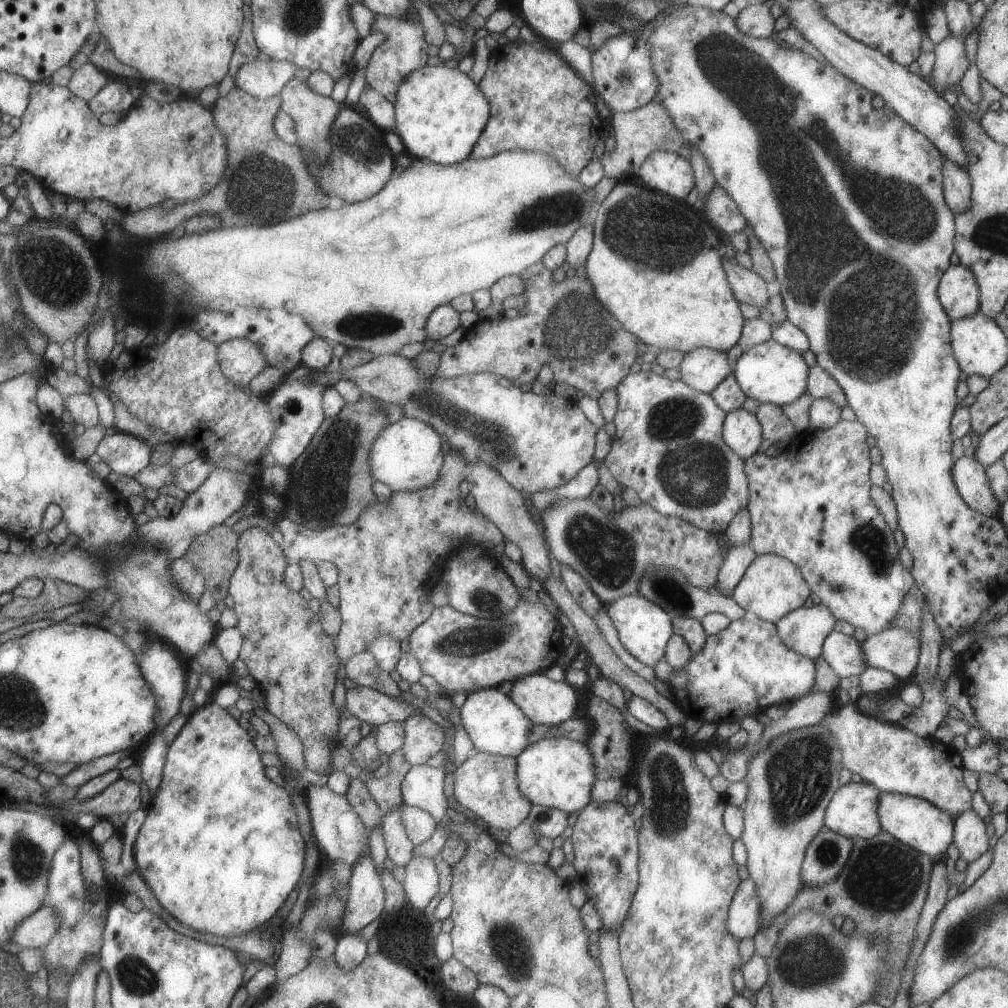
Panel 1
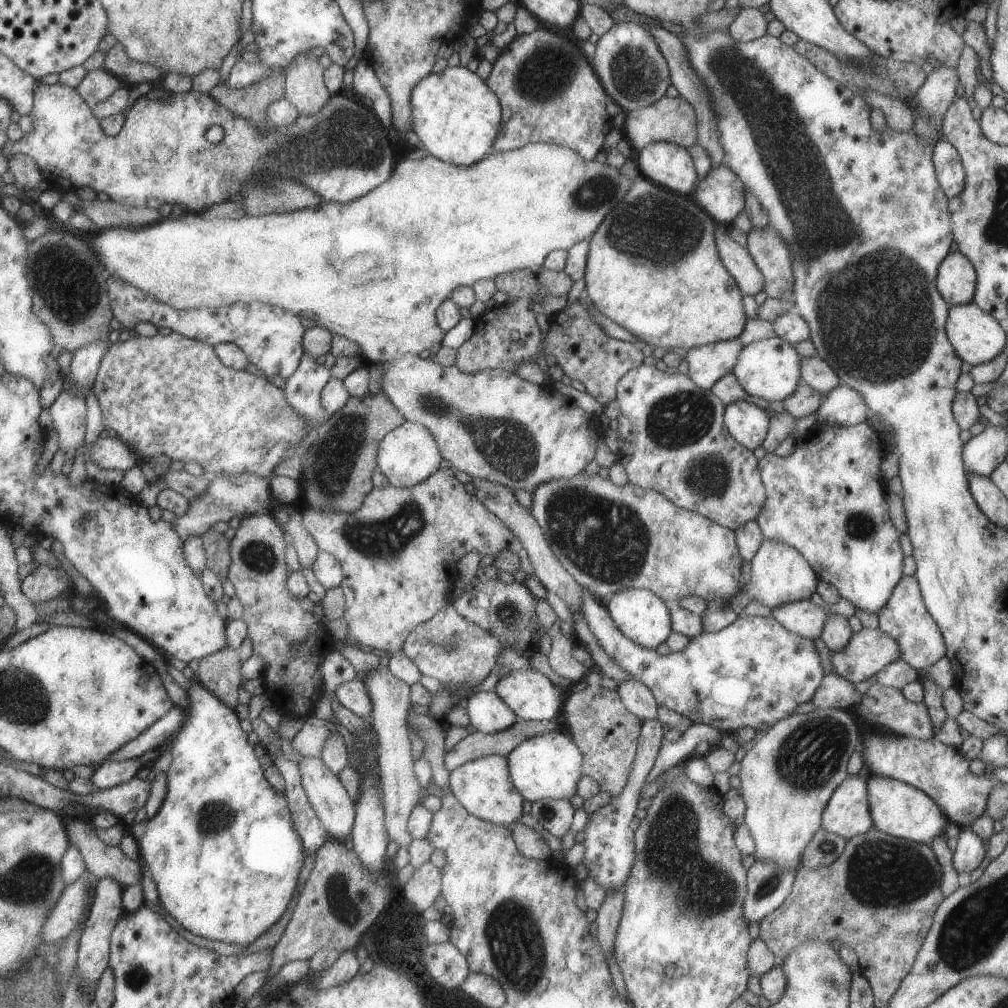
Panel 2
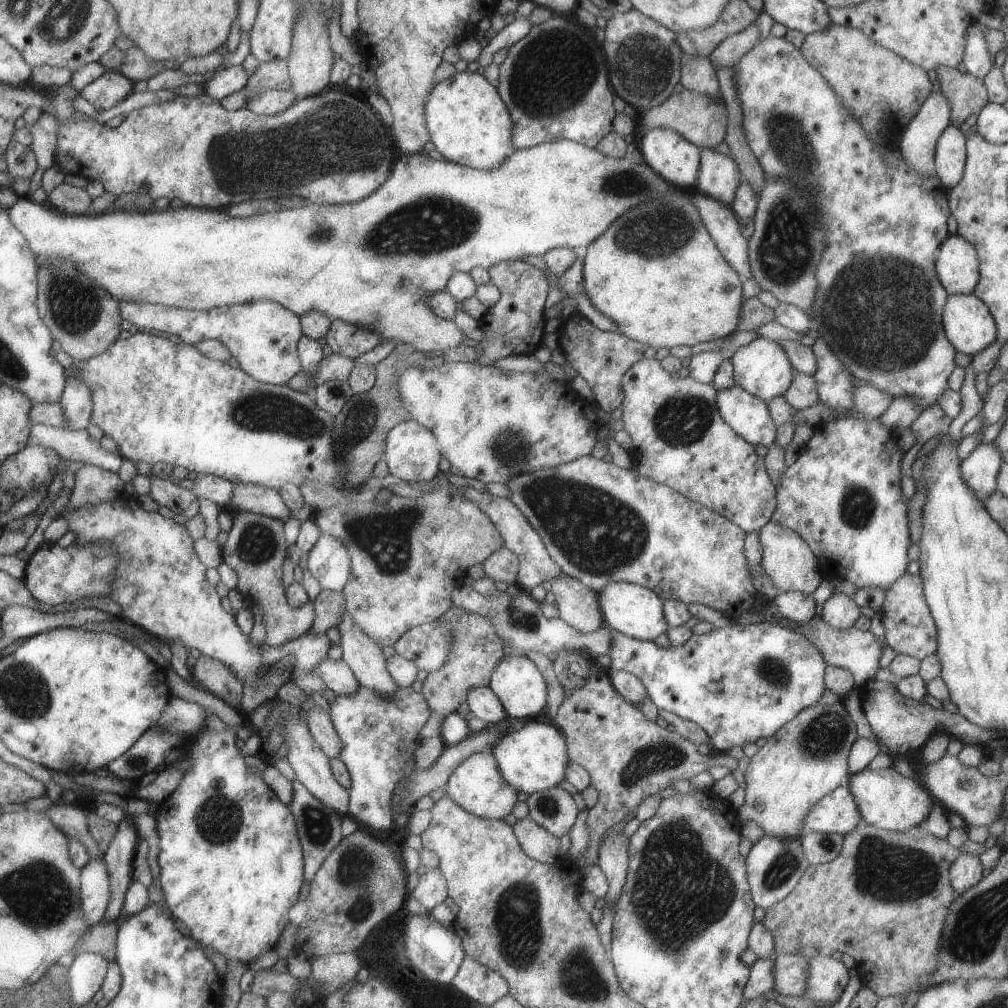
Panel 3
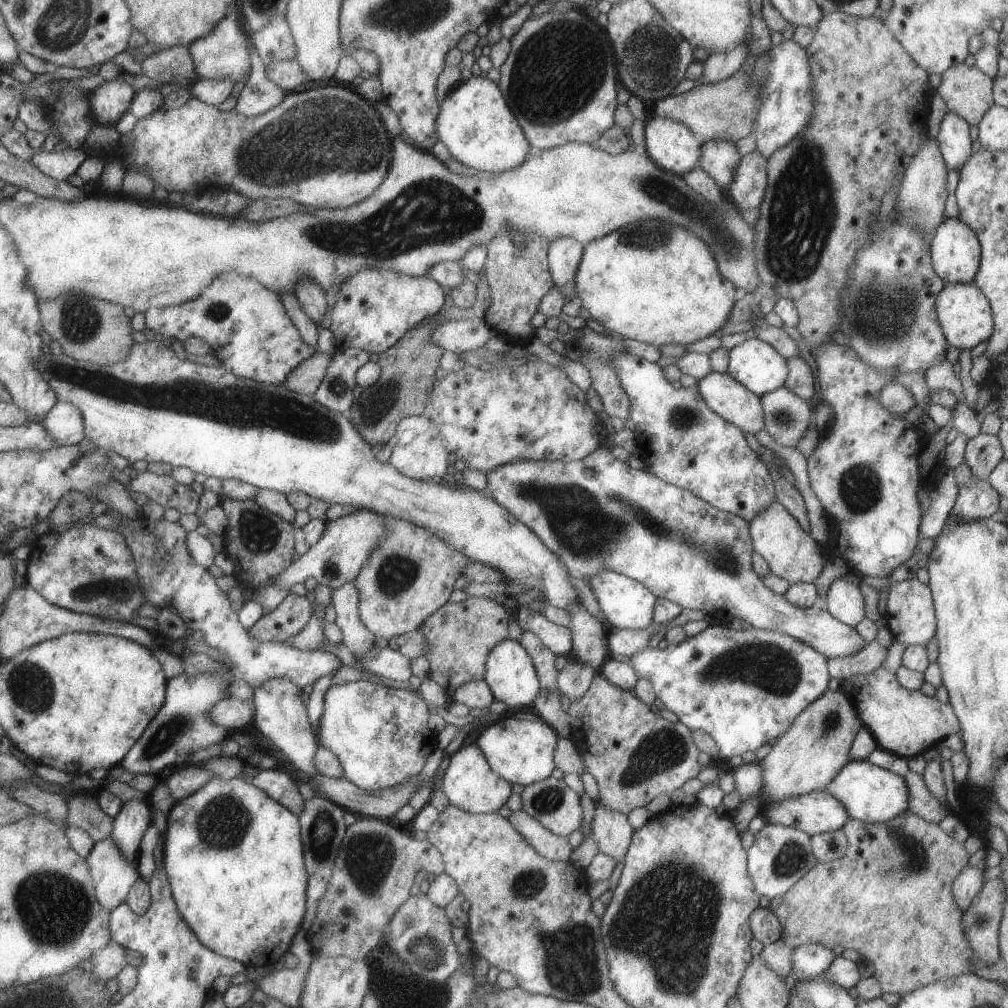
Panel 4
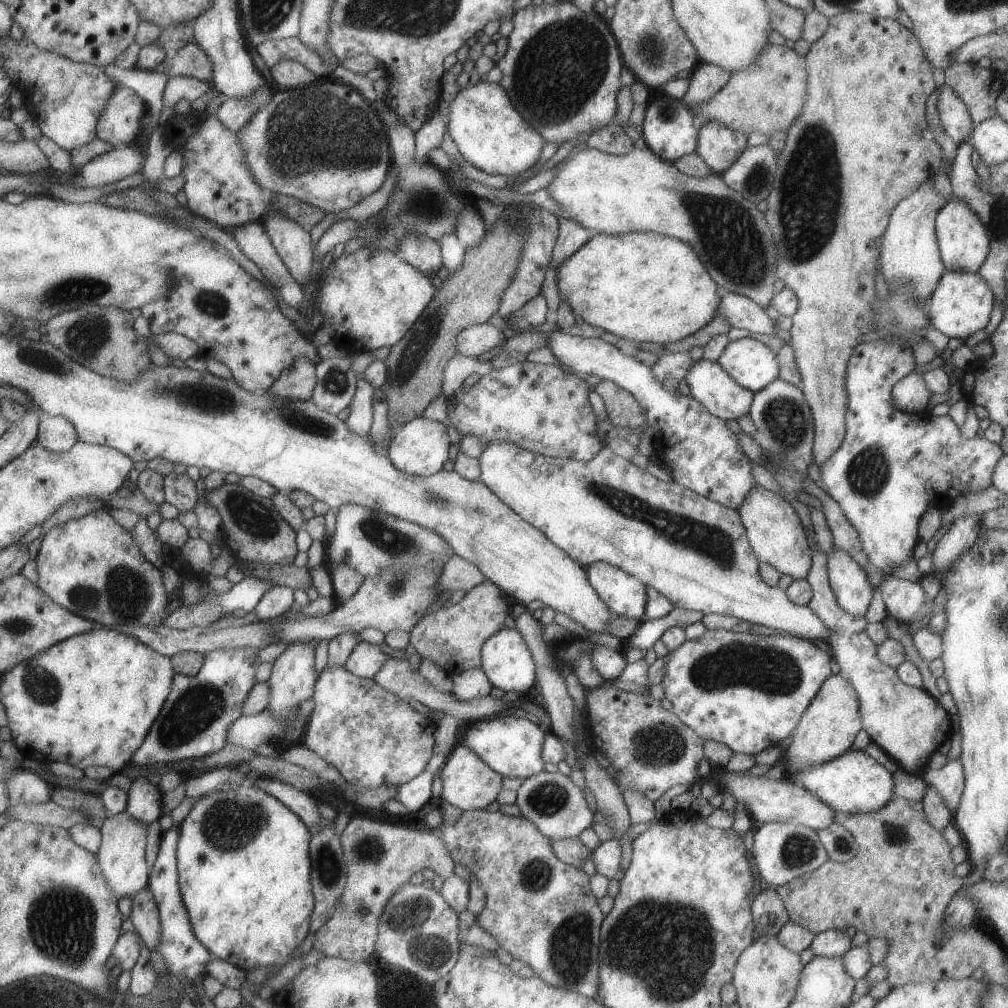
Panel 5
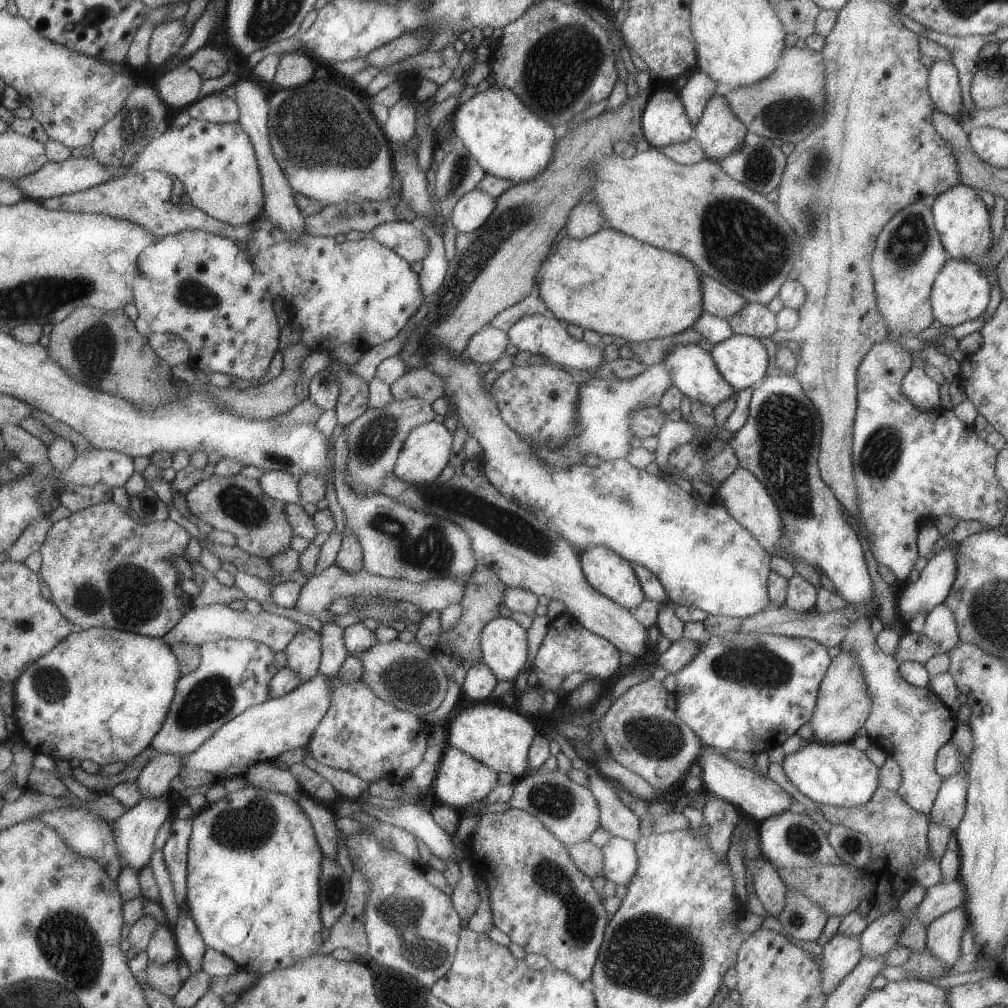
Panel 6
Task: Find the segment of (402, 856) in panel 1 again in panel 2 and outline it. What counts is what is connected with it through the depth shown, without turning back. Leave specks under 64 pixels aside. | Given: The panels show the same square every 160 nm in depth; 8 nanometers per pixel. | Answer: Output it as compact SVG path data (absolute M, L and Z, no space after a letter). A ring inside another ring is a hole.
M381 665L367 672L362 680L369 700L371 700L371 722L377 734L377 765L379 784L384 806L384 825L389 840L394 840L399 847L411 842L412 836L407 832L407 823L412 808L420 802L418 799L419 786L413 774L413 758L411 758L411 744L409 743L409 730L407 710L409 710L410 686L402 680L395 678L387 667Z

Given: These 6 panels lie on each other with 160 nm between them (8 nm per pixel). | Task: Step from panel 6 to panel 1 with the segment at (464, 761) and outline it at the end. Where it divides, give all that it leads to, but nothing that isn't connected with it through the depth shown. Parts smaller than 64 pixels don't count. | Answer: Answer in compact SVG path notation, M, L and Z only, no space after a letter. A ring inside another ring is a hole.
M479 751L468 756L453 773L453 796L456 802L469 812L473 812L475 818L481 821L487 828L508 830L515 828L521 821L527 820L531 803L519 792L516 777L516 760L513 757L504 757Z

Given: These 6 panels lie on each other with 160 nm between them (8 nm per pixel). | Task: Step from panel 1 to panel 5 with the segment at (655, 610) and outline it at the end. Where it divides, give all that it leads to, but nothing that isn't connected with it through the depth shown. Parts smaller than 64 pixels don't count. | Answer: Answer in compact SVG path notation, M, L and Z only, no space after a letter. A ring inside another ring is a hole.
M603 561L585 566L585 572L597 596L615 615L634 619L643 617L646 586L635 575Z

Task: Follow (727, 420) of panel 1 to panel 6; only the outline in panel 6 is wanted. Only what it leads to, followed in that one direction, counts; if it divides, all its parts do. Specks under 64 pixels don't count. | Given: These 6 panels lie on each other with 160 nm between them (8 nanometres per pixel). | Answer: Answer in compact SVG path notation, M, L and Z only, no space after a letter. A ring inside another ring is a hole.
M679 343L671 347L661 361L669 373L671 382L680 390L680 393L691 401L699 400L713 408L716 404L734 394L731 386L723 380L713 364L709 351L703 350L698 343Z

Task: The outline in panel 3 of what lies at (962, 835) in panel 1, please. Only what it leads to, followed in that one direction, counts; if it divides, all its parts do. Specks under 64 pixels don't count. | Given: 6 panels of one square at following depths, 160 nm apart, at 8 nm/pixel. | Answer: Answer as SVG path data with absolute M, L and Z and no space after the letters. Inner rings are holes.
M961 853L951 864L948 878L956 895L960 895L982 879L983 867L976 856Z

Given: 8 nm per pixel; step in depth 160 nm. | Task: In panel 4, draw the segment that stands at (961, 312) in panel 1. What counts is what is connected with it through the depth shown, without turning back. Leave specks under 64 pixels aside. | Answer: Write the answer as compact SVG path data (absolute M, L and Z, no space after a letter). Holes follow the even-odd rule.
M944 218L932 234L929 244L930 259L935 274L946 283L970 283L980 263L980 246L977 235L959 218Z

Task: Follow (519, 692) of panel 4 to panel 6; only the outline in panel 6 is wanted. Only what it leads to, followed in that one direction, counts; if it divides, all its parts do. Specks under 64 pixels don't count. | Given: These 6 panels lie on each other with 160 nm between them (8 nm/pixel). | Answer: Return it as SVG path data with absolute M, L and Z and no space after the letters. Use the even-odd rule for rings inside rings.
M497 616L492 618L480 630L481 662L487 665L496 676L497 681L513 680L521 671L527 670L526 630L511 617Z

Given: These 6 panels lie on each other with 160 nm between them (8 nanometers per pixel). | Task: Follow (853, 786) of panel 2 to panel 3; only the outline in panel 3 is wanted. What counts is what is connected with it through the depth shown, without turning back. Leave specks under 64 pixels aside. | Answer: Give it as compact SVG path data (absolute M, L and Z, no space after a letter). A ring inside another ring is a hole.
M843 784L824 794L806 812L804 832L844 835L862 822L849 789Z

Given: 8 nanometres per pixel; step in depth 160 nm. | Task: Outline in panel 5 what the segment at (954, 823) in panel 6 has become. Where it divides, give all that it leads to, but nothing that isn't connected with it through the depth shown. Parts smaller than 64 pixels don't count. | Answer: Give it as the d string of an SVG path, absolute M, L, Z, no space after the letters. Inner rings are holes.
M959 757L949 760L938 769L924 767L919 778L923 776L924 782L935 788L945 806L954 814L964 787L964 772Z

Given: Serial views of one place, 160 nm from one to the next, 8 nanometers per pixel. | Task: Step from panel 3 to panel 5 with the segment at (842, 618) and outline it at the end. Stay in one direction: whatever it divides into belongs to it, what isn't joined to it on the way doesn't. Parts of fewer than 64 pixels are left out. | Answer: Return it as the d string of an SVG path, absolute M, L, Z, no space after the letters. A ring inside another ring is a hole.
M834 545L825 554L828 583L837 604L849 614L864 616L873 592L867 581L867 570Z

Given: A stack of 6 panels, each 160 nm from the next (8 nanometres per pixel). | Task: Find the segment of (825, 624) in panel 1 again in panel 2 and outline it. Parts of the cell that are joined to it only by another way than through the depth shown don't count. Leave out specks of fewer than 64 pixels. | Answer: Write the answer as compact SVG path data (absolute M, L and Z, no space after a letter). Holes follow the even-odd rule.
M810 599L780 604L771 610L773 617L784 629L813 641L819 636L824 620L831 614L845 618L855 612L854 604L847 599L839 599L835 604L825 603L817 607Z

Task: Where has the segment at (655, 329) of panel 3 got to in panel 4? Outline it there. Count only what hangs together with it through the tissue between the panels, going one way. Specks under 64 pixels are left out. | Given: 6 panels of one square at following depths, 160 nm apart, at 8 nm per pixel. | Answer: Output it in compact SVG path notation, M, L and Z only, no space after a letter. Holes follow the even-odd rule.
M647 219L637 221L617 230L611 231L609 234L590 240L582 248L582 255L579 264L576 266L574 276L574 300L580 302L581 306L590 314L592 325L599 329L605 329L609 334L615 336L643 341L654 347L663 346L663 344L691 344L697 342L706 336L711 336L718 331L723 323L728 319L730 308L735 300L736 288L726 278L723 278L717 270L713 255L709 252L708 246L699 240L692 232L685 230L683 227L672 225L671 223L656 221L655 219Z

